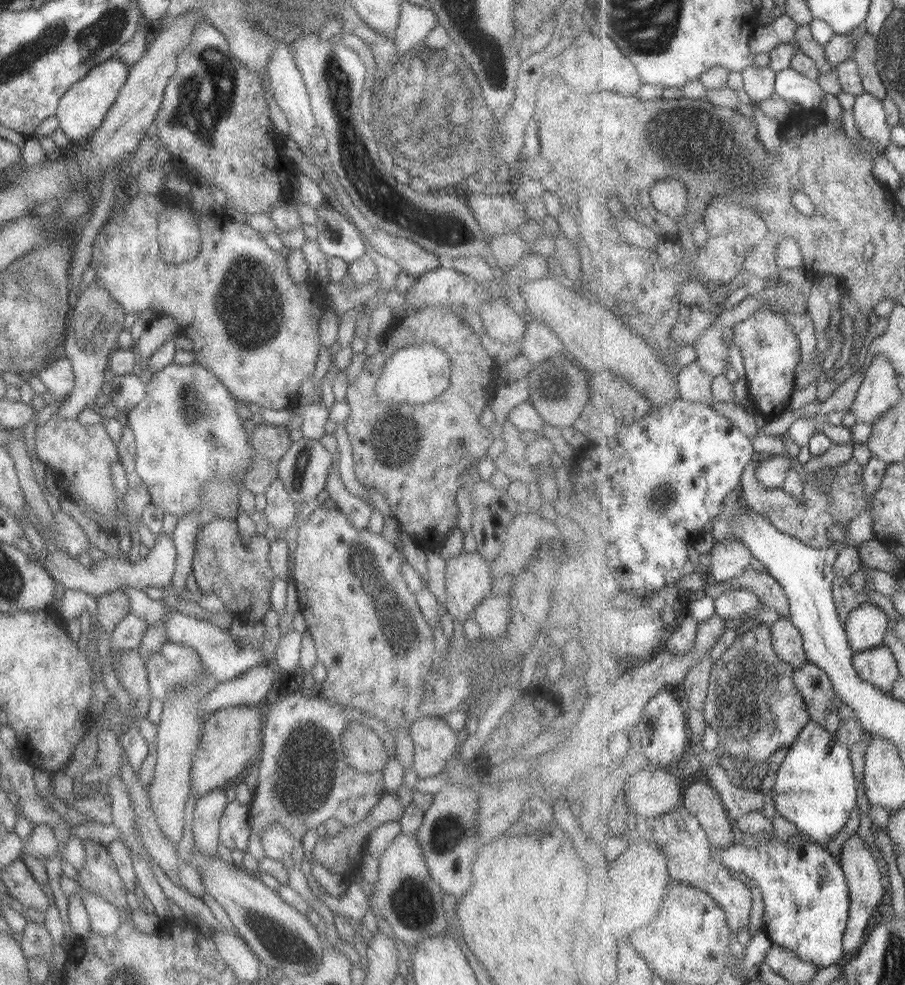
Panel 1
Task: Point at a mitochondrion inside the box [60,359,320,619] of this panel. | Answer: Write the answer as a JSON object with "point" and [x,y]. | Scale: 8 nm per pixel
{"point":[191,406]}

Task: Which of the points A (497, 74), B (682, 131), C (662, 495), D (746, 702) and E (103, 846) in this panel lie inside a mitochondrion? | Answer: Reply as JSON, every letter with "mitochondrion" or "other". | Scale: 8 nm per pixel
{"A":"other","B":"mitochondrion","C":"mitochondrion","D":"mitochondrion","E":"other"}

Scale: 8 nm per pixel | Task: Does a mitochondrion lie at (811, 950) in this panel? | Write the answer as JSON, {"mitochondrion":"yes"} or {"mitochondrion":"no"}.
{"mitochondrion":"no"}

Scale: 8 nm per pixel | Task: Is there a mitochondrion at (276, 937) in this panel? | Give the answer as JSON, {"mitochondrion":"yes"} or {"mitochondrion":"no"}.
{"mitochondrion":"yes"}

